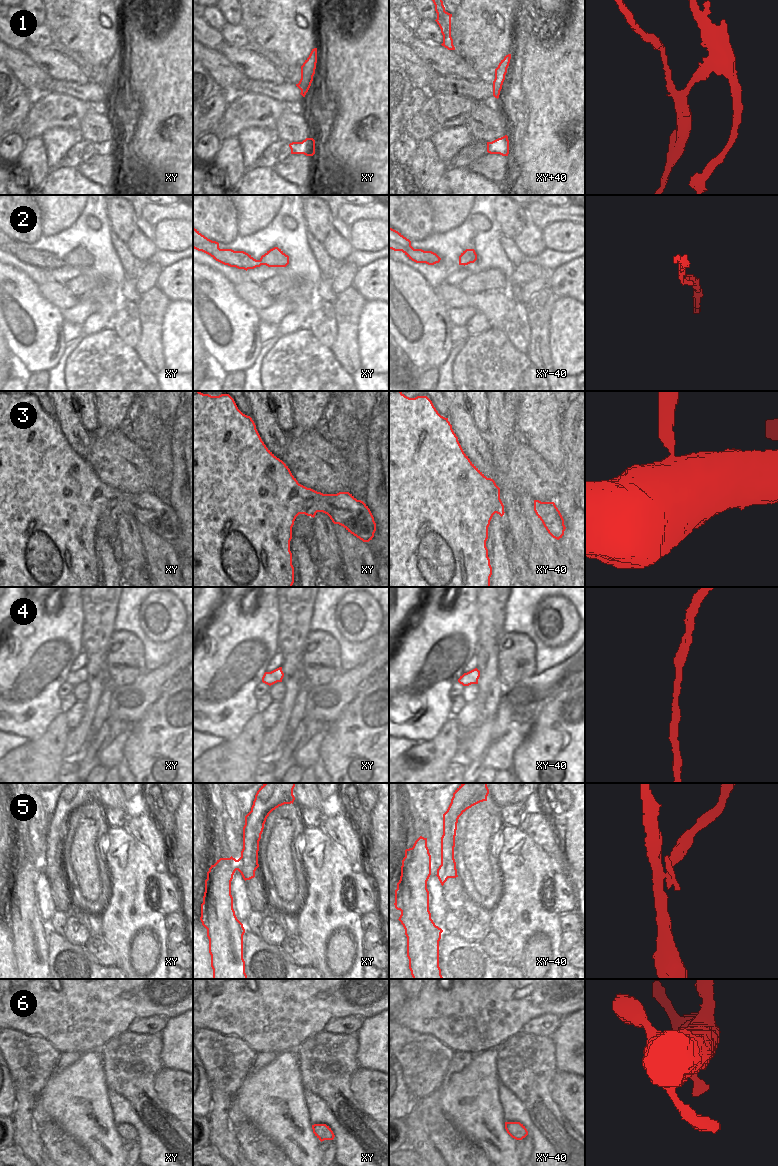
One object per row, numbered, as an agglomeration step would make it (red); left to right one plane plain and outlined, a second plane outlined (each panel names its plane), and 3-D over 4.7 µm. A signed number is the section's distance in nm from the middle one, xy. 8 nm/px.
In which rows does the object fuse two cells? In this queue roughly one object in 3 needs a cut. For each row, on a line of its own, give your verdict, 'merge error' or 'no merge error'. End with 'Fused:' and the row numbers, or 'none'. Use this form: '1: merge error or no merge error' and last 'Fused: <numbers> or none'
1: merge error
2: no merge error
3: no merge error
4: no merge error
5: merge error
6: no merge error
Fused: 1, 5

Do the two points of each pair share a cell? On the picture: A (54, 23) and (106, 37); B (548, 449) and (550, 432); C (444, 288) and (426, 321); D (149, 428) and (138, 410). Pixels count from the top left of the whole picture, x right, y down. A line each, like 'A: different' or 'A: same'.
A: different
B: same
C: different
D: same

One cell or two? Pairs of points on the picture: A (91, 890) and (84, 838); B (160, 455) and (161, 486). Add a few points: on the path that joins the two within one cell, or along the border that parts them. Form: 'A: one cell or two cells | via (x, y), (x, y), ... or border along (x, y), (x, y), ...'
A: one cell | via (91, 877), (86, 851)
B: one cell | via (161, 463), (161, 478)

